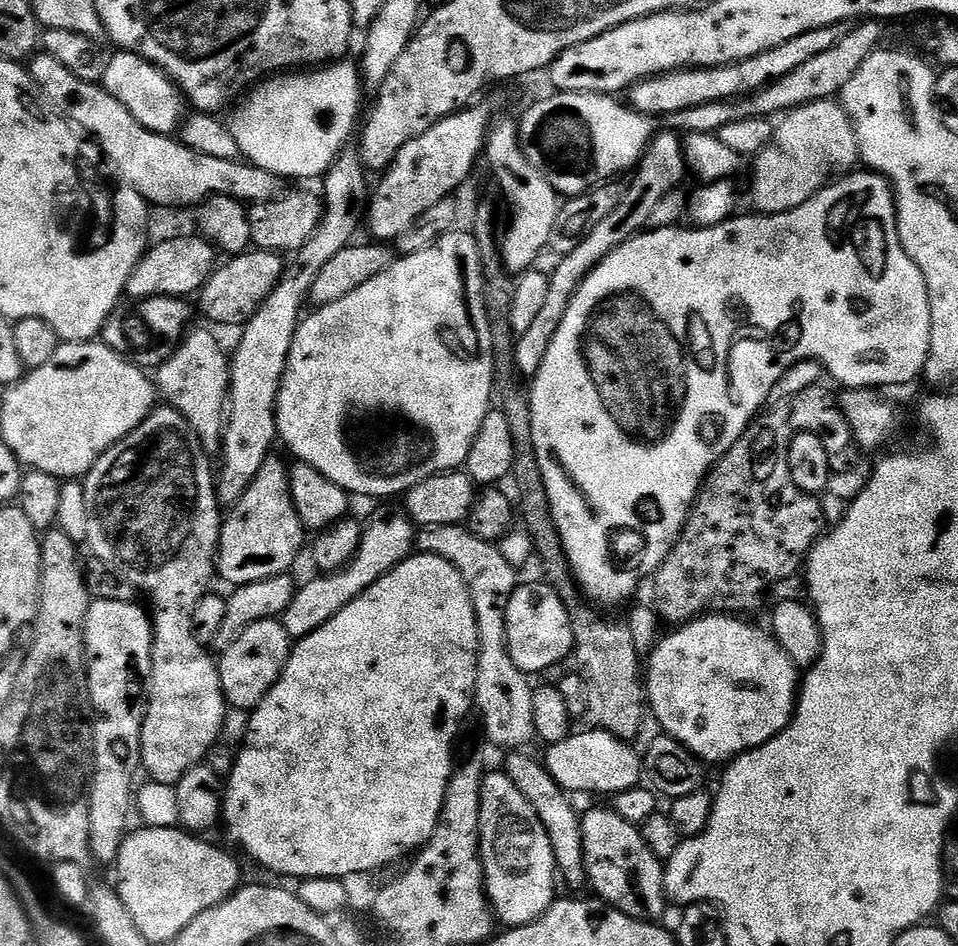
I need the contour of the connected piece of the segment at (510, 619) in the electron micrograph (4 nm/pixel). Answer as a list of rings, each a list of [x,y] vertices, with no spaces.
[[[547,582],[540,584],[521,583],[514,590],[506,606],[506,642],[510,658],[518,670],[535,674],[560,664],[573,655],[576,643],[570,626],[570,614]]]

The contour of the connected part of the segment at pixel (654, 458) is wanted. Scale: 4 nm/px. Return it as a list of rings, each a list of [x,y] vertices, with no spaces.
[[[853,170],[847,176],[839,177],[802,202],[802,206],[789,212],[773,216],[736,214],[709,228],[673,226],[645,230],[613,250],[582,282],[566,310],[566,318],[562,318],[562,326],[558,326],[558,334],[554,334],[554,342],[550,342],[550,350],[546,350],[544,365],[531,381],[530,414],[534,450],[538,454],[542,482],[546,482],[546,494],[550,494],[554,522],[558,526],[558,534],[562,534],[562,546],[572,573],[576,575],[576,583],[589,601],[600,606],[624,604],[639,590],[644,579],[645,583],[655,576],[682,534],[700,485],[712,467],[739,442],[744,431],[757,419],[756,411],[768,404],[774,382],[778,382],[790,366],[803,360],[816,360],[844,390],[881,390],[891,384],[908,384],[916,375],[919,377],[923,373],[930,350],[930,298],[926,278],[922,278],[922,270],[918,270],[915,262],[908,257],[900,241],[896,225],[896,193],[892,185],[879,172],[860,171]]]

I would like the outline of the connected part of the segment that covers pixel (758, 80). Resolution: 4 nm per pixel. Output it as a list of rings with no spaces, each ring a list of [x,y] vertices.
[[[831,24],[818,30],[806,30],[806,34],[798,34],[798,38],[790,38],[790,42],[782,42],[782,46],[774,46],[774,50],[766,50],[762,54],[754,54],[754,58],[739,60],[736,64],[727,64],[717,68],[683,68],[679,72],[665,72],[663,76],[651,76],[649,80],[641,80],[630,89],[631,107],[643,116],[671,118],[682,110],[697,108],[703,104],[713,104],[727,100],[735,102],[753,92],[768,87],[776,80],[786,78],[786,74],[794,74],[798,66],[806,66],[810,58],[818,58],[818,54],[826,54],[850,31],[848,24]]]

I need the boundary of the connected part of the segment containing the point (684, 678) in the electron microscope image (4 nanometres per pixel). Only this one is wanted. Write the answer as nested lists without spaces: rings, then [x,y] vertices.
[[[705,614],[697,619],[689,620],[686,624],[681,624],[667,636],[661,635],[657,639],[652,655],[646,660],[646,704],[656,715],[656,720],[660,723],[659,731],[663,735],[674,738],[682,746],[686,746],[686,750],[690,750],[705,765],[720,764],[727,765],[736,759],[741,752],[749,752],[752,748],[761,748],[766,742],[770,742],[777,734],[784,729],[785,726],[792,721],[792,714],[796,710],[796,702],[798,699],[798,685],[801,683],[802,676],[798,671],[796,664],[786,654],[786,650],[782,650],[782,646],[776,640],[776,637],[764,632],[760,628],[755,628],[752,624],[747,624],[747,619],[737,618],[732,614]]]

